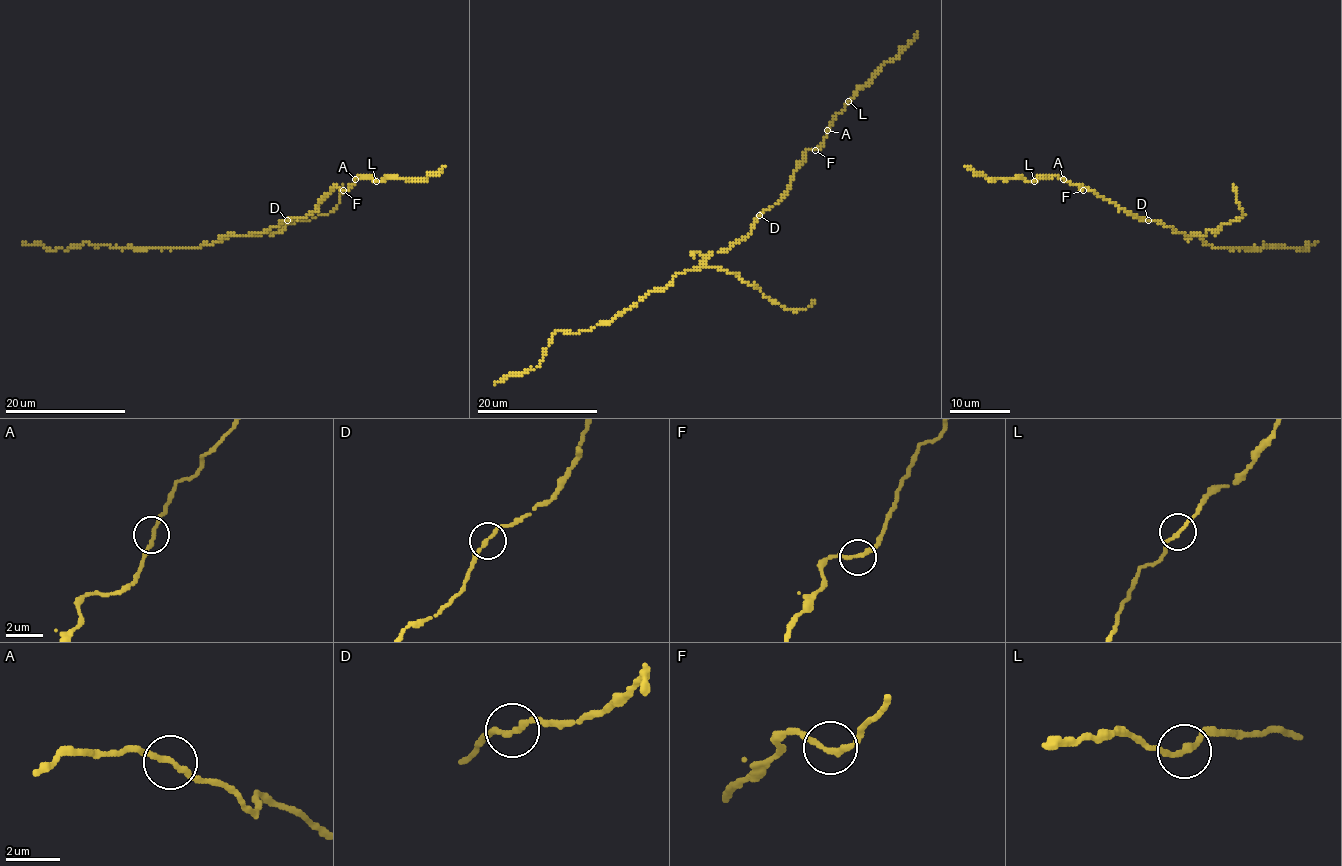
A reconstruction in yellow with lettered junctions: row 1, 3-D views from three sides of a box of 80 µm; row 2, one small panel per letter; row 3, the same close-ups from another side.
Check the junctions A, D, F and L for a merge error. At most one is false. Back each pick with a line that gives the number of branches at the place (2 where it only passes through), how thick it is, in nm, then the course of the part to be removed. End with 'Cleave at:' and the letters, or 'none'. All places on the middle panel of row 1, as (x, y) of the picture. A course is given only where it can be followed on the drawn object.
Cleave at: none

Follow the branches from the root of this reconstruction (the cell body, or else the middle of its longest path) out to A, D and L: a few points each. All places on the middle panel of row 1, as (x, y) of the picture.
A: (737, 242), (750, 232), (755, 219), (764, 210), (782, 198), (805, 152), (820, 149), (827, 130)
D: (737, 242), (750, 232), (759, 215)
L: (737, 242), (750, 232), (755, 219), (764, 210), (782, 198), (805, 152), (821, 147), (835, 114), (849, 102)

